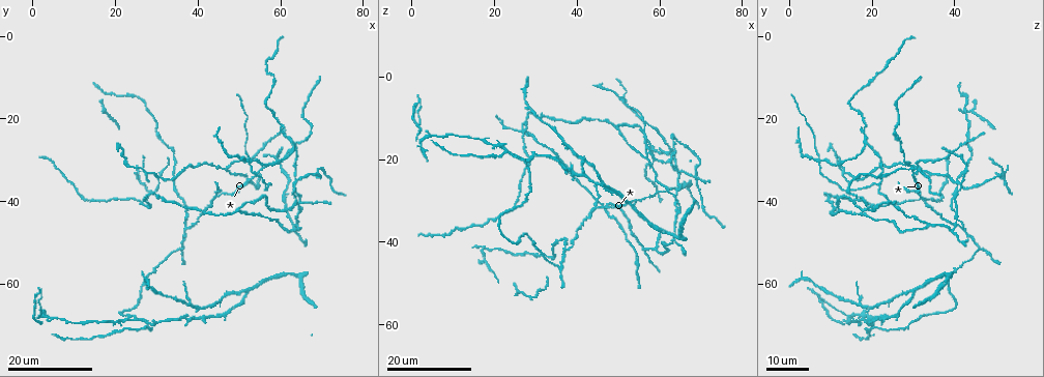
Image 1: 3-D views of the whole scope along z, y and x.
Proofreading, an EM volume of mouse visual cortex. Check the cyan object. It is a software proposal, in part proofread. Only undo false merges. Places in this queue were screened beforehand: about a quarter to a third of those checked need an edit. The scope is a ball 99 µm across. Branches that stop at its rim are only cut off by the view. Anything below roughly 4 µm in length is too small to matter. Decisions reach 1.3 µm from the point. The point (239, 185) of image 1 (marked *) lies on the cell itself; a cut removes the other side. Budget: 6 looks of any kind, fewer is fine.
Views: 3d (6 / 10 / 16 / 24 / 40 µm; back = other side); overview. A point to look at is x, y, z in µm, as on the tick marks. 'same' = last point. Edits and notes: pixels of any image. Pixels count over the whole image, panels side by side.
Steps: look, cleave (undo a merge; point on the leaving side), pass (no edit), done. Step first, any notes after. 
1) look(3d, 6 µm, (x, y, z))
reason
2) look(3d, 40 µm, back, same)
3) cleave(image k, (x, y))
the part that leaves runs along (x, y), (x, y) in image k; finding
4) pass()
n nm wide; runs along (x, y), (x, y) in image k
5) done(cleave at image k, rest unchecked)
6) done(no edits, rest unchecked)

look(3d, 16 µm, (45.0, 38.5, 32.0))
side arm on a straight run

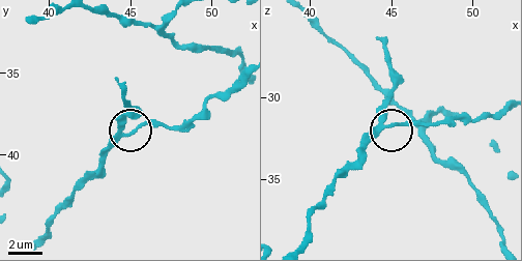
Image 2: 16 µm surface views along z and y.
look(3d, 6 µm, (44.3, 38.2, 31.3))
zoom in

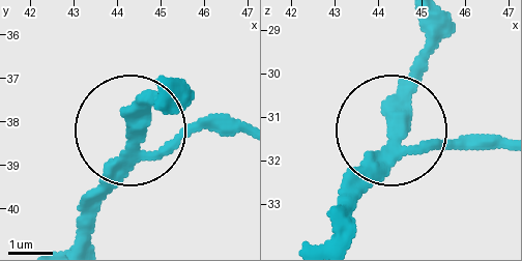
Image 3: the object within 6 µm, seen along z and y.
pass()
3 arms; runs along (241, 127), (141, 139), (134, 124), (163, 102), (163, 83) in image 3; continuous, no second cell

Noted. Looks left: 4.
look(3d, 16 µm, (49.5, 42.5, 12.0))
three arms meet

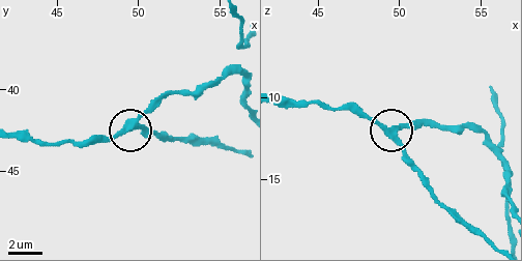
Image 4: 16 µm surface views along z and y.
look(3d, 6 µm, (49.5, 42.0, 11.9))

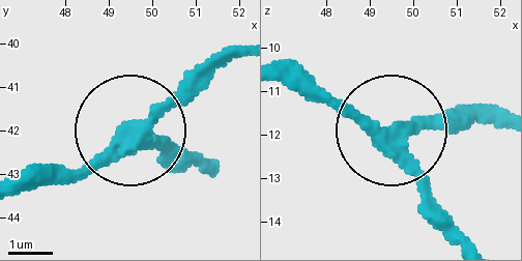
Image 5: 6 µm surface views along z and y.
pass()
300 nm wide; runs along (465, 236), (395, 140), (472, 114) in image 5; continuous, no second cell

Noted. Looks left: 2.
look(3d, 24 µm, (63.0, 41.5, 20.0))
three-way junction

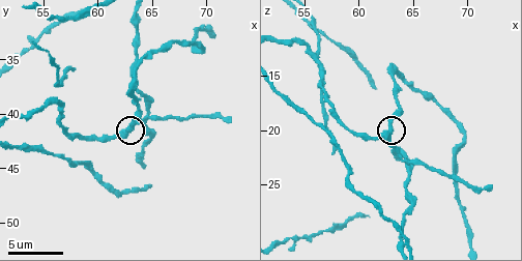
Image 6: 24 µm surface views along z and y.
look(3d, 10 µm, same)
closer look

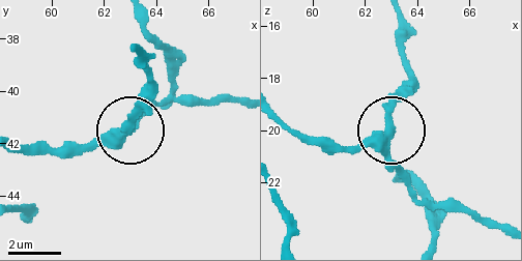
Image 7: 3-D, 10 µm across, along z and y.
pass()
340 nm wide; runs along (284, 122), (350, 149), (388, 134), (393, 163), (422, 201) in image 7; continuous, no second cell

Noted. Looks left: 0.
done(no edits, rest unchecked)

